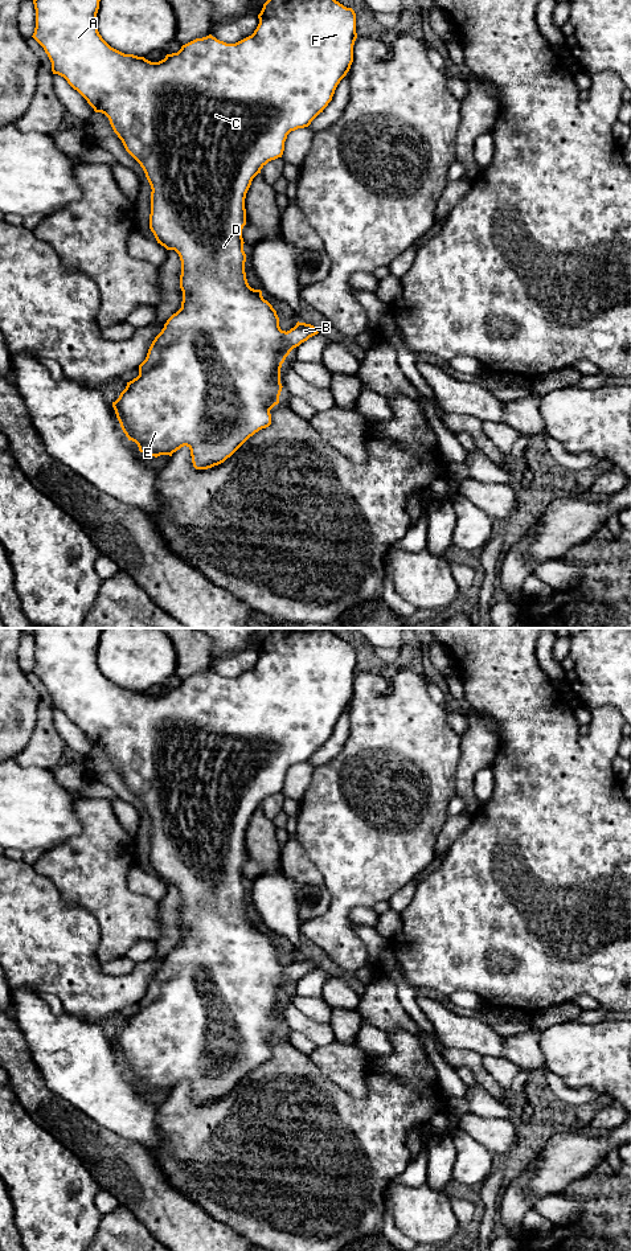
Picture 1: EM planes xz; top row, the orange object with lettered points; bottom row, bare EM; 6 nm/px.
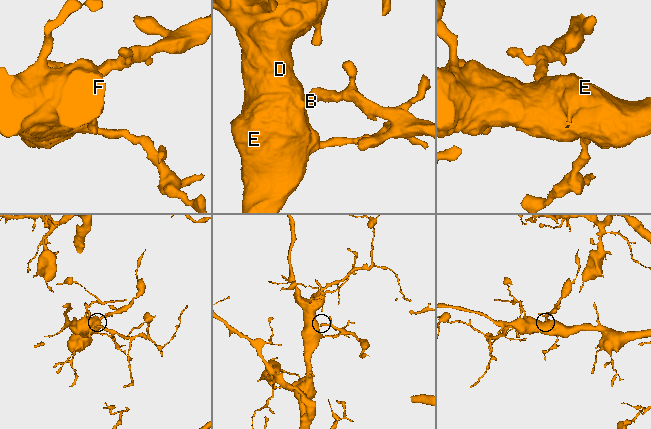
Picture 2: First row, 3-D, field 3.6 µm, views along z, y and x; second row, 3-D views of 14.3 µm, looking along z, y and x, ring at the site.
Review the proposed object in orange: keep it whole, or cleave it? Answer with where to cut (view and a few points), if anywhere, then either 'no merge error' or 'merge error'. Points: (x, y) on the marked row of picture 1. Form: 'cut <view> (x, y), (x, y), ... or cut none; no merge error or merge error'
cut none; no merge error

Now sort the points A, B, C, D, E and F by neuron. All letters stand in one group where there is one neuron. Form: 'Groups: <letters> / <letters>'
Groups: A B C D E F

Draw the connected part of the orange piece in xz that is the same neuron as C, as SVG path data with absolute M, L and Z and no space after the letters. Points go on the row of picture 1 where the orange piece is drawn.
M33 0L36 9L36 28L33 38L44 48L52 62L53 74L63 77L77 90L95 112L105 114L114 132L122 140L126 151L140 164L151 185L149 229L157 243L167 250L175 250L181 261L180 288L183 291L181 308L173 313L161 332L152 341L146 360L139 365L139 376L127 382L119 398L112 402L116 418L128 440L138 444L139 451L149 456L169 455L187 446L190 450L196 469L208 469L224 463L250 436L271 424L270 410L279 403L282 391L280 368L290 352L317 335L317 328L296 323L290 331L282 331L279 317L273 305L263 299L261 290L249 286L245 272L246 254L243 251L242 229L246 225L245 198L253 179L271 160L282 157L284 141L291 131L304 128L328 106L340 81L347 75L353 62L353 45L357 38L356 13L336 0L267 0L258 15L259 24L254 33L235 44L226 44L212 34L196 38L177 53L167 54L159 62L144 57L124 54L111 48L99 34L97 13L101 0Z

